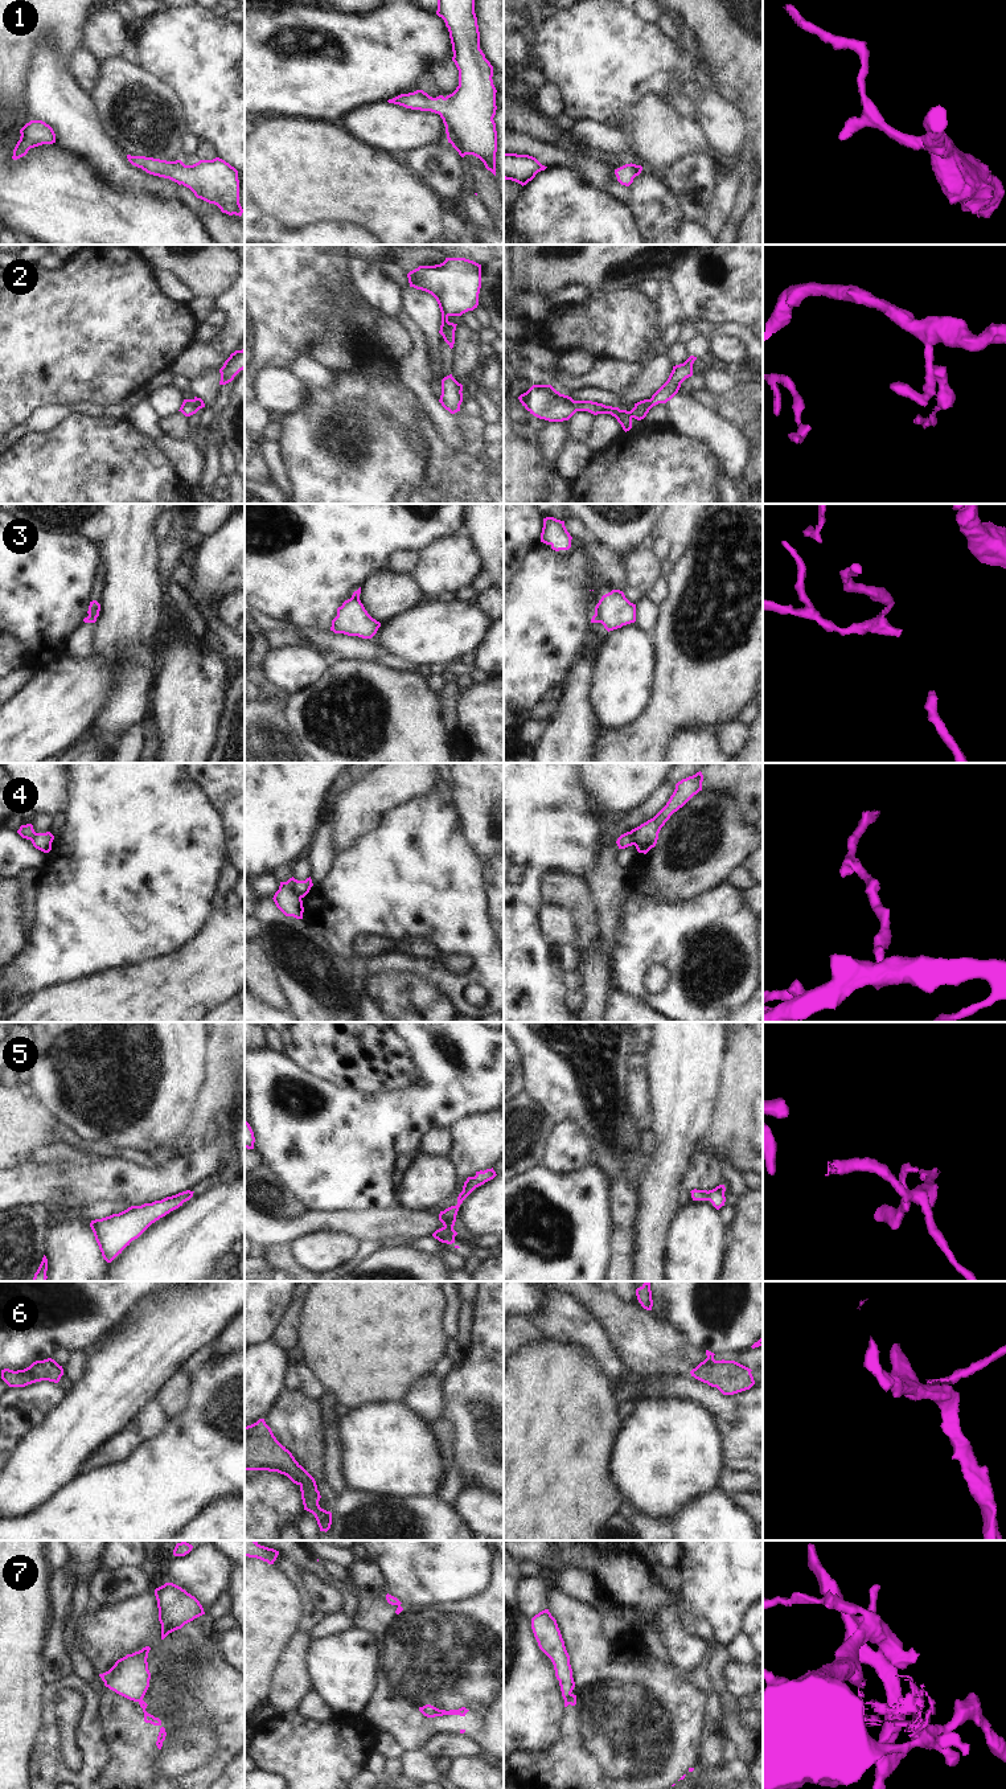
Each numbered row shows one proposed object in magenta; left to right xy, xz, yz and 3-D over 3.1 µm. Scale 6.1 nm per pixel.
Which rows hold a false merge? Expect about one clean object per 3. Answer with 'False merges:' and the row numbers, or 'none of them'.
False merges: 3, 4, 5, 6, 7

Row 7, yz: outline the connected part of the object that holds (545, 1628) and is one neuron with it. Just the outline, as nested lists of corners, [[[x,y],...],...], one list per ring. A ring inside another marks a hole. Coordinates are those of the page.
[[[545,1609],[531,1618],[531,1629],[539,1649],[551,1659],[555,1677],[559,1681],[563,1699],[568,1699],[575,1682],[570,1665],[570,1655],[558,1628],[557,1620],[549,1609]]]

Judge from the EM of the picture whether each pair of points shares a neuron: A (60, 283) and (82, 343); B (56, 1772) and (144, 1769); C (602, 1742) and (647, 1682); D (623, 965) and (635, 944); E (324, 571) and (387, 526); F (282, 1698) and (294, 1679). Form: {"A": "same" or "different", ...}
{"A": "same", "B": "different", "C": "same", "D": "same", "E": "same", "F": "same"}

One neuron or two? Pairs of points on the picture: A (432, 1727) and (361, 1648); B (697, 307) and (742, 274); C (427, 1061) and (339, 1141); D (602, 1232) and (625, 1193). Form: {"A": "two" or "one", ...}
{"A": "two", "B": "one", "C": "one", "D": "two"}

